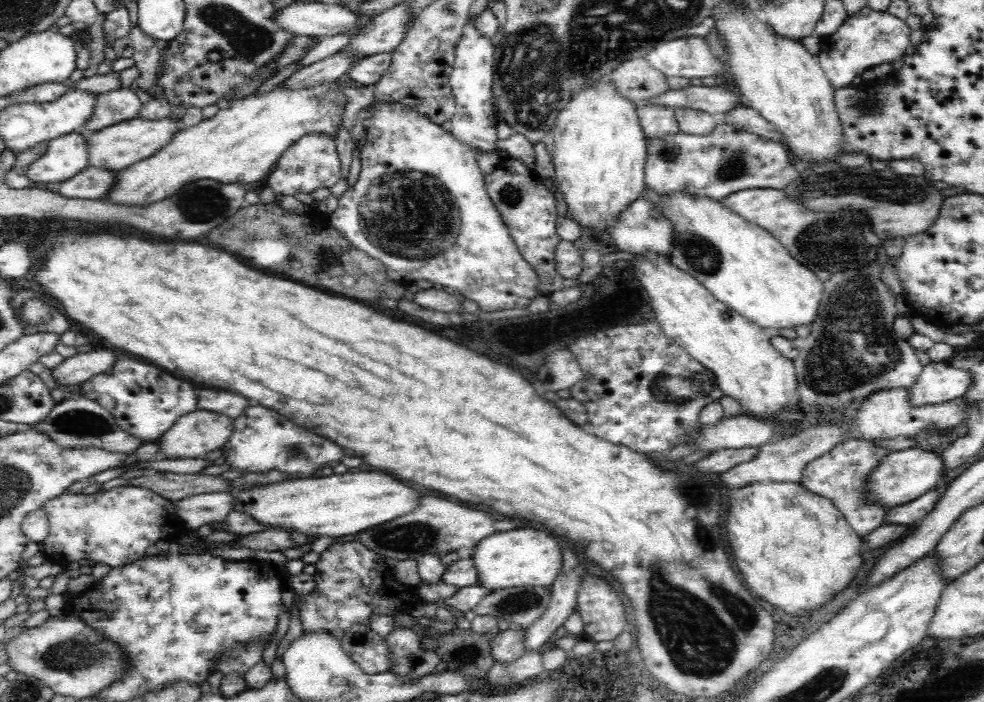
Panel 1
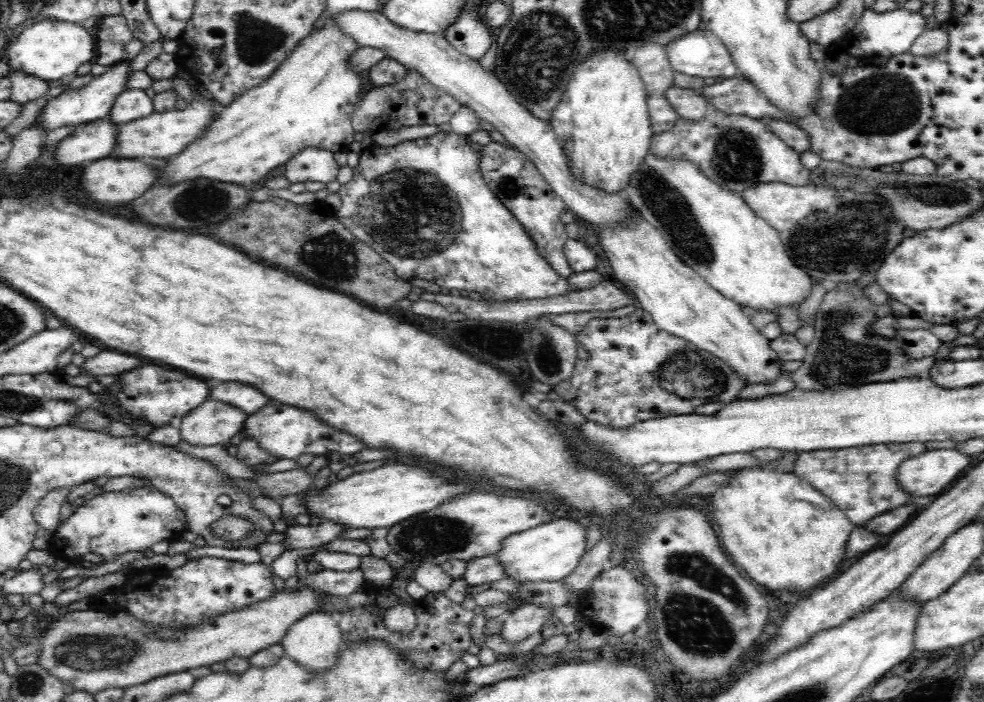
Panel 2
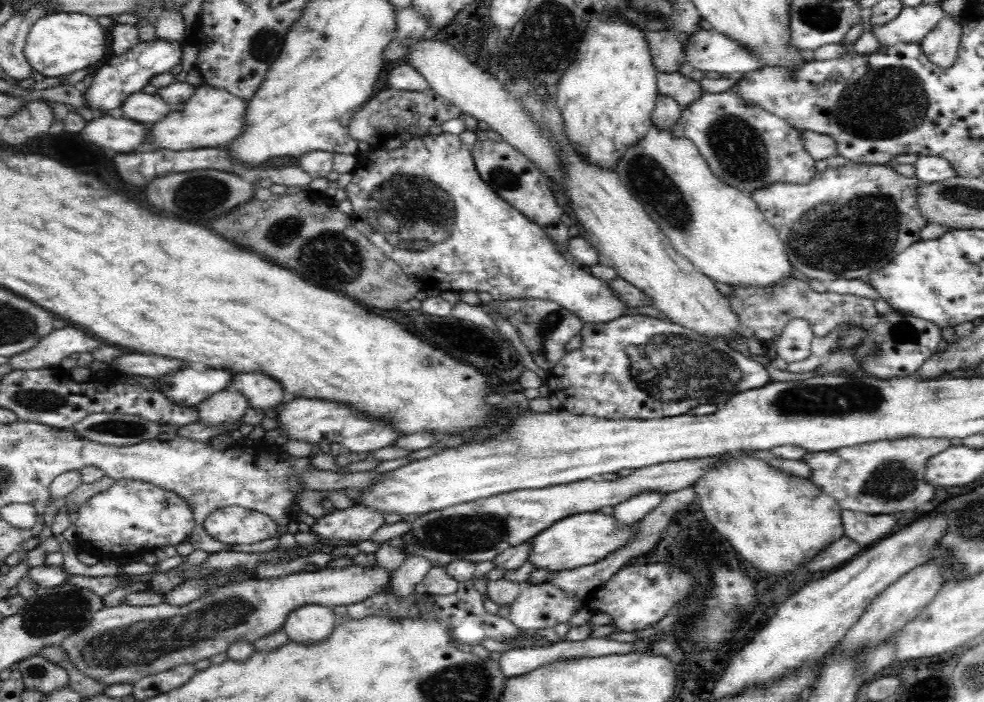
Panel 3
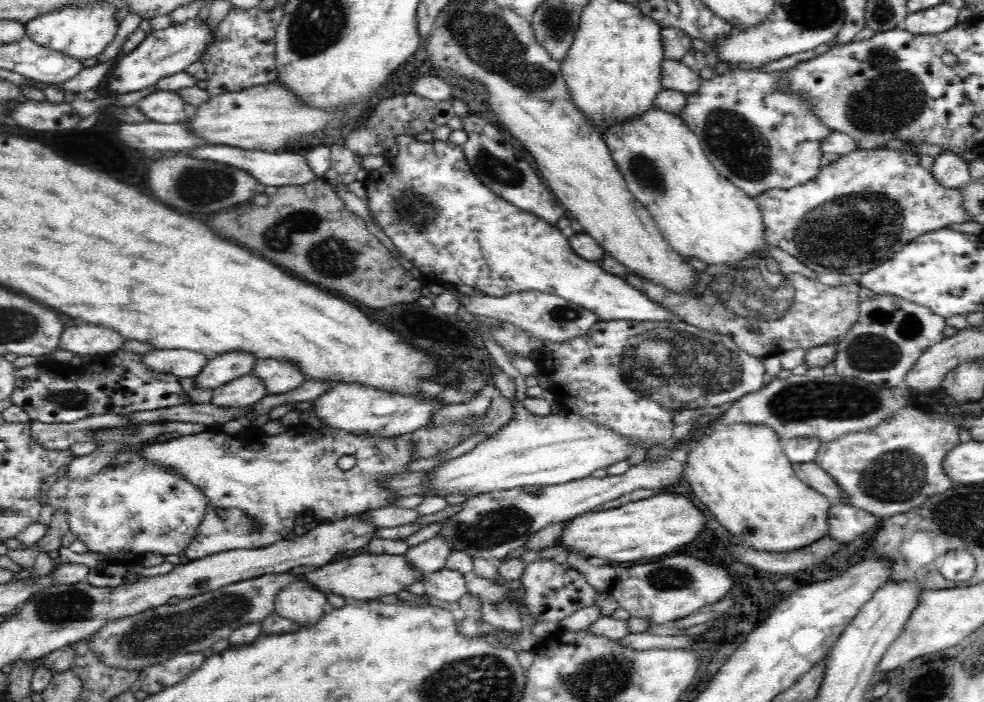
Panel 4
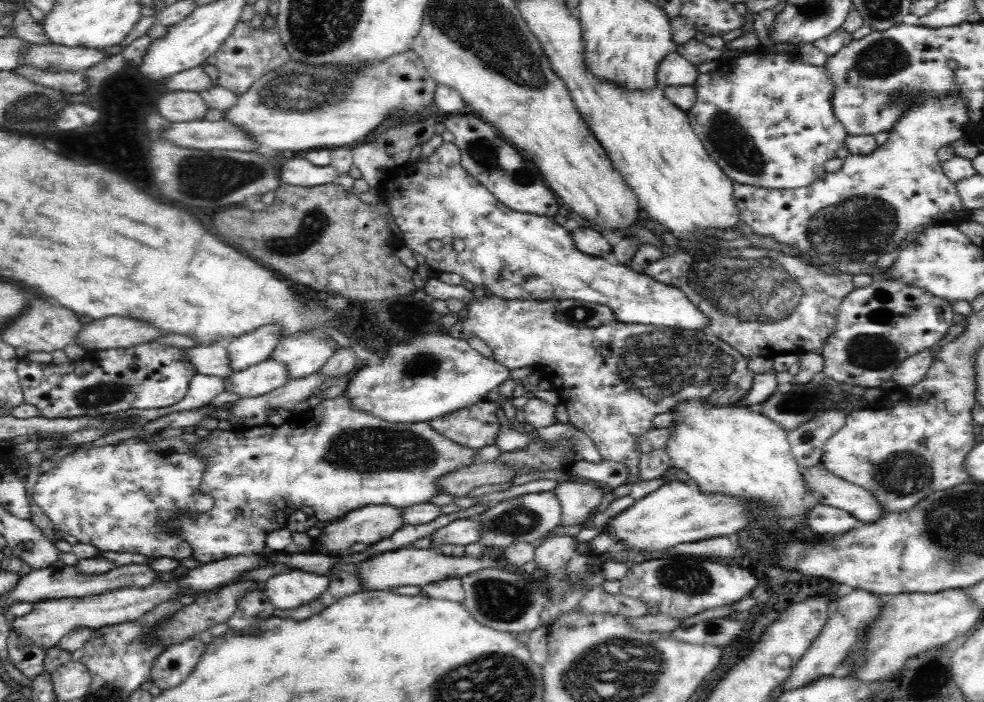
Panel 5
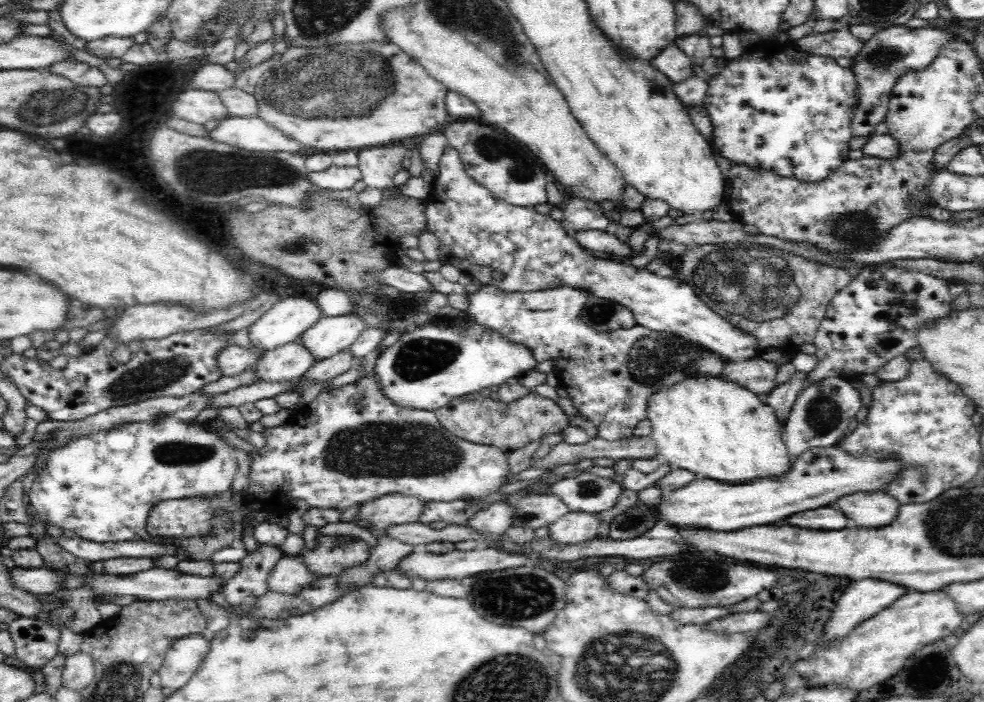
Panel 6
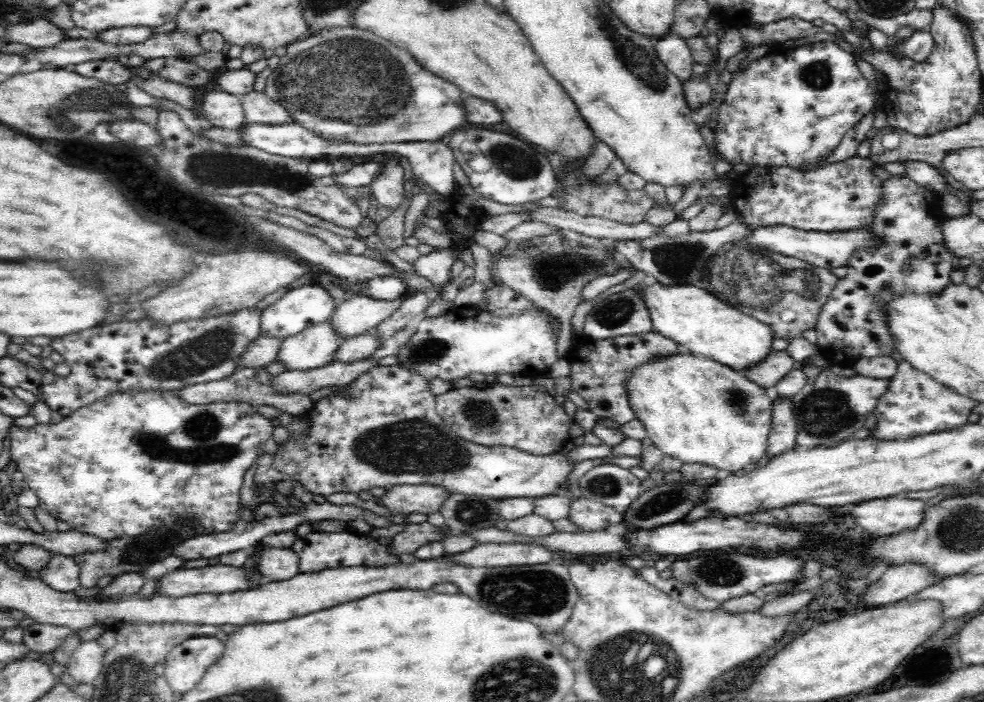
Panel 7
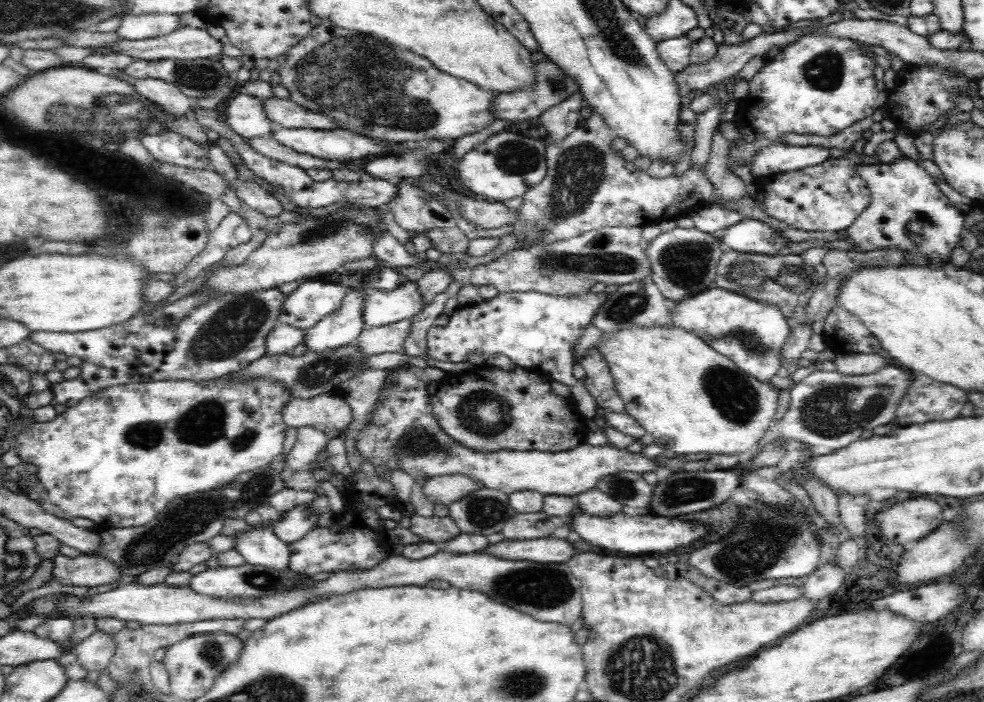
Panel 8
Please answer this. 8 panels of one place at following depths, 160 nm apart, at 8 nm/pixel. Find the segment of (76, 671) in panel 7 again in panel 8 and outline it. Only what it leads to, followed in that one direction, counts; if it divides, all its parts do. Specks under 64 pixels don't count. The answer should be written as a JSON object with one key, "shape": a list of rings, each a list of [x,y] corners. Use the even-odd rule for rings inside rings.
{"shape":[[[94,632],[85,640],[82,640],[72,651],[77,662],[87,672],[104,672],[107,670],[112,655],[115,655],[115,642],[112,636],[102,632]]]}

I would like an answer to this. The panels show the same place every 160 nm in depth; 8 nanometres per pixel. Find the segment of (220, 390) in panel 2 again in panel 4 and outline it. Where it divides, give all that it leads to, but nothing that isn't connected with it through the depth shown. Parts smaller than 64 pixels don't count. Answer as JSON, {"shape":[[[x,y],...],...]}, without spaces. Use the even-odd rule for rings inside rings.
{"shape":[[[255,360],[250,368],[250,375],[254,375],[264,383],[266,387],[264,395],[286,394],[302,386],[304,382],[300,368],[288,360]]]}

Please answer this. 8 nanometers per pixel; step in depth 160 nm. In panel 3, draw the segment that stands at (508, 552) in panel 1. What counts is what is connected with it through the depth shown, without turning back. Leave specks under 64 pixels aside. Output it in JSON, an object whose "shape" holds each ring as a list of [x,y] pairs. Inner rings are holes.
{"shape":[[[586,512],[567,516],[528,540],[530,550],[526,561],[532,564],[535,570],[541,568],[552,573],[588,566],[627,544],[628,538],[636,532],[636,528],[638,523],[634,527],[616,528],[615,516],[604,516],[604,514]]]}

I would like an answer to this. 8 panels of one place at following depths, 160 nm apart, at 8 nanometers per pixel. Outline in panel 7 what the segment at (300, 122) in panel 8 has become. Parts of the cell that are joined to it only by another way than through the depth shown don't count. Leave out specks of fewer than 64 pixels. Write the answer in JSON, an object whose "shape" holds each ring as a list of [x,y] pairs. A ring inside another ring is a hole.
{"shape":[[[250,91],[238,96],[246,123],[284,124],[290,123],[290,115],[278,103],[270,100],[264,91]]]}

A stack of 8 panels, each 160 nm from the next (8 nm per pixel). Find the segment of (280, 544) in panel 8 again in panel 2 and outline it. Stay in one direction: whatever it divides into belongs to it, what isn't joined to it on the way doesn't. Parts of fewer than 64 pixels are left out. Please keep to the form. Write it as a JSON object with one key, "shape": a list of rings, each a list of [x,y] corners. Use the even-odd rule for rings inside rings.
{"shape":[[[314,611],[308,613],[300,620],[288,627],[285,636],[281,638],[280,644],[284,653],[291,660],[300,660],[300,664],[308,664],[308,668],[328,668],[328,664],[338,664],[340,648],[343,645],[343,638],[336,616],[330,613],[319,613]]]}

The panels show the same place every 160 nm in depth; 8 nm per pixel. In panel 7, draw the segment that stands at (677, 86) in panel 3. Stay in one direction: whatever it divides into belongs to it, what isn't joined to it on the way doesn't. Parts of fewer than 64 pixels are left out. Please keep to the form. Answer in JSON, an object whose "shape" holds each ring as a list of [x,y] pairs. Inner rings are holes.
{"shape":[[[668,34],[654,43],[656,56],[672,74],[676,75],[681,81],[692,78],[692,64],[695,62],[686,40]]]}

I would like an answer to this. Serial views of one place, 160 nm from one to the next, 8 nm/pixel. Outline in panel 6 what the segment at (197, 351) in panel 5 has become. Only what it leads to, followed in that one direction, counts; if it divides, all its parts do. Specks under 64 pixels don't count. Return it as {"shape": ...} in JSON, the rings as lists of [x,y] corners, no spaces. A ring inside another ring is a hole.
{"shape":[[[232,342],[228,346],[224,346],[218,356],[216,356],[216,365],[220,371],[220,377],[236,377],[246,368],[251,368],[262,356],[260,349],[242,348],[236,343]]]}

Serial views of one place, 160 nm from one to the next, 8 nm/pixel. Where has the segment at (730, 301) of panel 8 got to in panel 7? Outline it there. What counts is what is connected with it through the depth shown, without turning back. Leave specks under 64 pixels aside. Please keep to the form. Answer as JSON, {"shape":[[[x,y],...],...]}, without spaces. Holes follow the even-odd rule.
{"shape":[[[655,279],[645,280],[632,290],[643,299],[652,321],[652,330],[675,340],[690,353],[718,361],[736,371],[759,364],[772,352],[772,328],[729,305],[702,288],[690,284],[664,286]]]}

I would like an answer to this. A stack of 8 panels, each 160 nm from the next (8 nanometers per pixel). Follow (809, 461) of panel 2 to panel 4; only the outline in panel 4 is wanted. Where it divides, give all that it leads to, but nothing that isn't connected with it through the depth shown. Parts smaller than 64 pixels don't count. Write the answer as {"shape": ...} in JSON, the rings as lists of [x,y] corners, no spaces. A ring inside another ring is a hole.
{"shape":[[[902,414],[880,423],[873,429],[848,433],[838,440],[822,443],[814,462],[832,477],[842,489],[839,502],[852,505],[878,517],[891,517],[916,508],[938,492],[952,488],[952,479],[942,471],[942,460],[960,444],[960,427],[942,416],[928,414],[930,420],[919,417],[902,418]]]}

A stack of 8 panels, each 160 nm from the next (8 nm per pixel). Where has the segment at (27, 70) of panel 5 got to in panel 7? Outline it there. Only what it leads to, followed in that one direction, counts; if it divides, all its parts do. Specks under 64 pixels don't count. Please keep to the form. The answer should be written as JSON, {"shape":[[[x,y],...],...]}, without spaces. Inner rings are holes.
{"shape":[[[88,60],[75,64],[70,70],[80,73],[80,76],[92,77],[104,84],[120,84],[130,80],[132,71],[112,60]]]}

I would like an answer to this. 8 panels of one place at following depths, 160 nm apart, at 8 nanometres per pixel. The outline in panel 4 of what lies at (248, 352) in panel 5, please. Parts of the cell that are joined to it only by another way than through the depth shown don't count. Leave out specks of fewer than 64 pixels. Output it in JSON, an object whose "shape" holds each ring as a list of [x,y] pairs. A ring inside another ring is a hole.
{"shape":[[[230,351],[208,359],[204,368],[190,379],[200,389],[214,390],[242,375],[250,375],[253,362],[254,355],[250,355],[250,353]]]}

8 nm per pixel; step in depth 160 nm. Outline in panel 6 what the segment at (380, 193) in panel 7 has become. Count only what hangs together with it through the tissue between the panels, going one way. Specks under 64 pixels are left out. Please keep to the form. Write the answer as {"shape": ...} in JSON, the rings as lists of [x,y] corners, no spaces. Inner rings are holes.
{"shape":[[[392,142],[391,144],[376,146],[376,148],[366,148],[358,154],[357,166],[361,173],[361,180],[366,183],[366,187],[377,188],[382,191],[393,186],[394,176],[402,169],[403,158],[410,155],[408,145],[402,142]]]}

